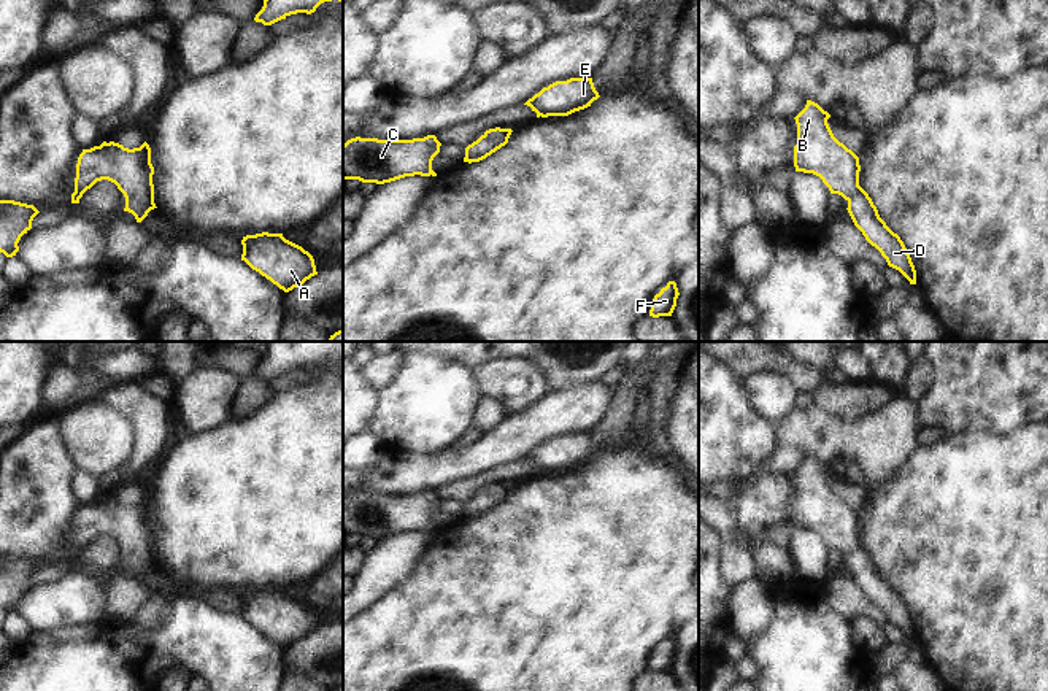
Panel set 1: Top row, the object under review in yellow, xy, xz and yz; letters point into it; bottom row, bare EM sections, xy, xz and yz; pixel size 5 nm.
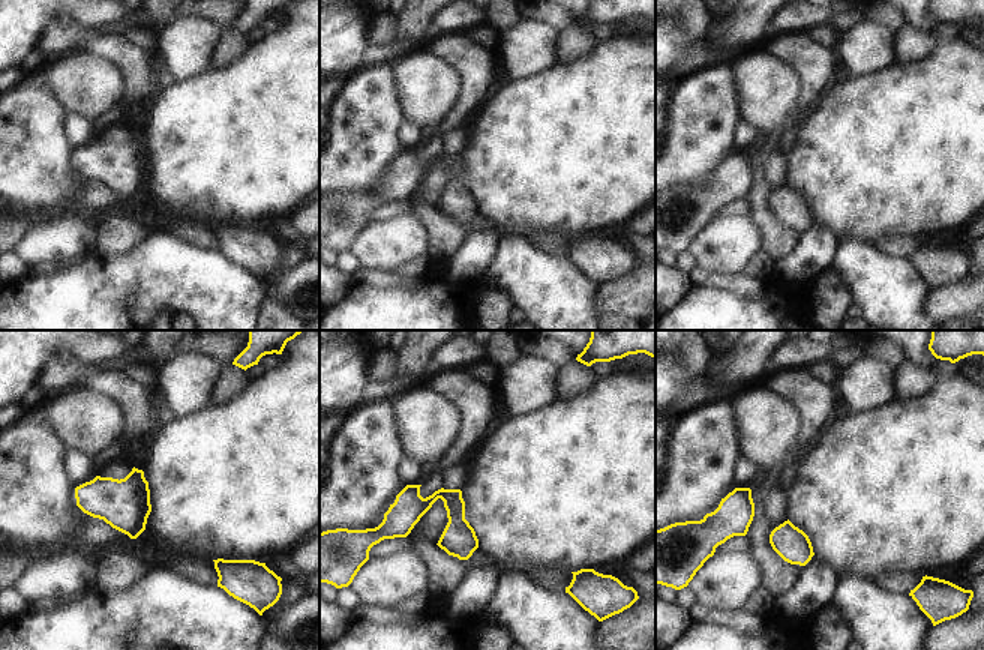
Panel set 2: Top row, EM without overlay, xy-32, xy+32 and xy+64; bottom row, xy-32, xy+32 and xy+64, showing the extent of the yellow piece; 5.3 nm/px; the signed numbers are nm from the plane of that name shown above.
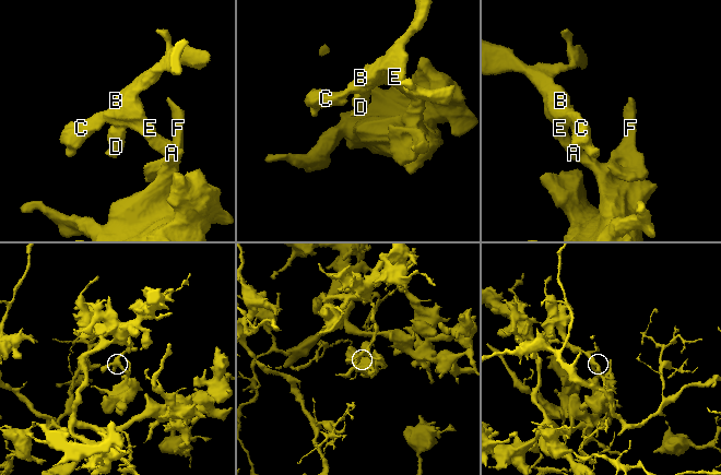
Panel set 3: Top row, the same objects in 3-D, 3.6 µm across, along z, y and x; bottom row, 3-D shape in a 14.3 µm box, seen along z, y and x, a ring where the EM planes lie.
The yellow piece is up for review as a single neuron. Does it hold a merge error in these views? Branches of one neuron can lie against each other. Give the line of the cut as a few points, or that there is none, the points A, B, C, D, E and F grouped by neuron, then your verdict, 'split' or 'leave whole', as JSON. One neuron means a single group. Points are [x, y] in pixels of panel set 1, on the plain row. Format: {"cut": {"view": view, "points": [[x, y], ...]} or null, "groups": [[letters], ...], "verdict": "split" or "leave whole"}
{"cut": null, "groups": [["A", "B", "C", "D", "E", "F"]], "verdict": "leave whole"}

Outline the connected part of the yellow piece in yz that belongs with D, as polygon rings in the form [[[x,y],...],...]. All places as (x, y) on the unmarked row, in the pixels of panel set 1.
[[[807,456],[805,464],[794,473],[796,527],[819,532],[830,550],[842,551],[865,596],[881,608],[889,623],[899,626],[910,640],[916,640],[916,626],[904,597],[886,581],[869,550],[859,542],[859,513],[834,492],[829,473],[830,470],[811,456]]]

